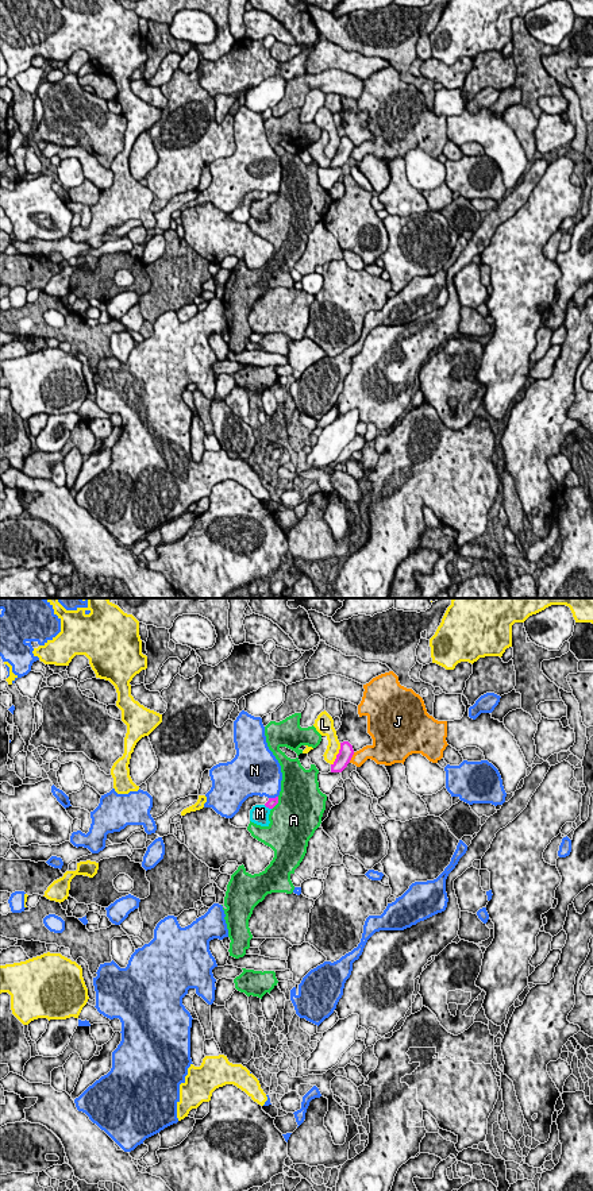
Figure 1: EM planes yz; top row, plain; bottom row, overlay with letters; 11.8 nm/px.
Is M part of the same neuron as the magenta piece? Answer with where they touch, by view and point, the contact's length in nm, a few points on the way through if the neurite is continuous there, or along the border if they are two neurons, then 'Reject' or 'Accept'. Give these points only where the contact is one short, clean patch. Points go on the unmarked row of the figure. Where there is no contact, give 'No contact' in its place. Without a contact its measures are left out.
Touches magenta at yz (268, 201). Shared border 110 nm. Path across: yz (272, 197), (268, 201), (260, 208). Accept

